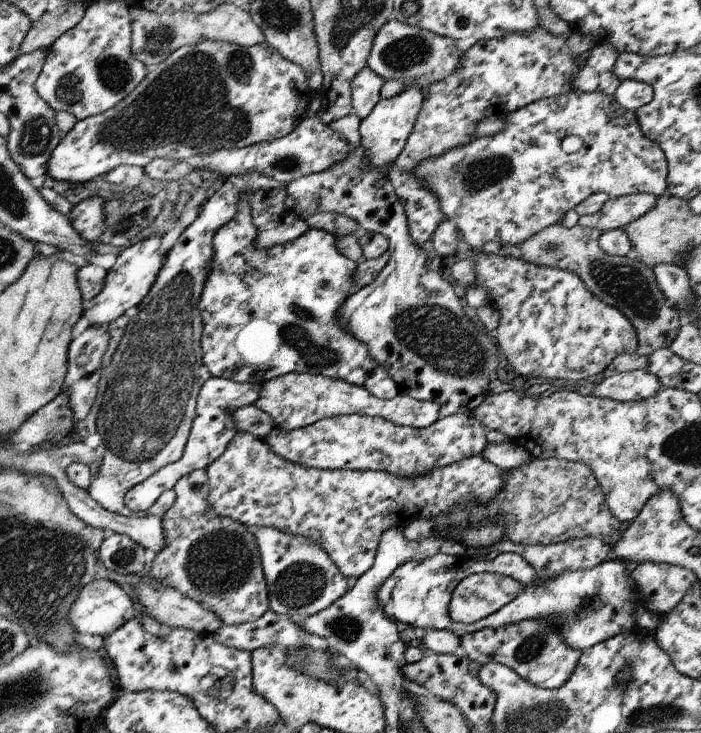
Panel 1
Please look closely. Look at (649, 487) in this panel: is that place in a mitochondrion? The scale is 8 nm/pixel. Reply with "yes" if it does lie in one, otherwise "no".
no

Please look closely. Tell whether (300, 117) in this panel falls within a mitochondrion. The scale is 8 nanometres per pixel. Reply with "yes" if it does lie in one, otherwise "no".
no

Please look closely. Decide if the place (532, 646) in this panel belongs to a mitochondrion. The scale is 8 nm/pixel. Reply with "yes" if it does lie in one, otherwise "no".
yes

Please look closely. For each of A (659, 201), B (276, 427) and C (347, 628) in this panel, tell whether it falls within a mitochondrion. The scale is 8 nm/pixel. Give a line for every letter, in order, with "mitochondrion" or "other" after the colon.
A: other
B: other
C: mitochondrion

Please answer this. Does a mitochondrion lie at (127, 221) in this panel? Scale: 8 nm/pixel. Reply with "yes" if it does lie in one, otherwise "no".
no

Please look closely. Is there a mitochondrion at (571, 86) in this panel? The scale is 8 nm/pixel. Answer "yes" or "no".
no

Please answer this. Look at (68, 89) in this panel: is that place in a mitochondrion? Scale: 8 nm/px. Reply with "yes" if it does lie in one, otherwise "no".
yes

